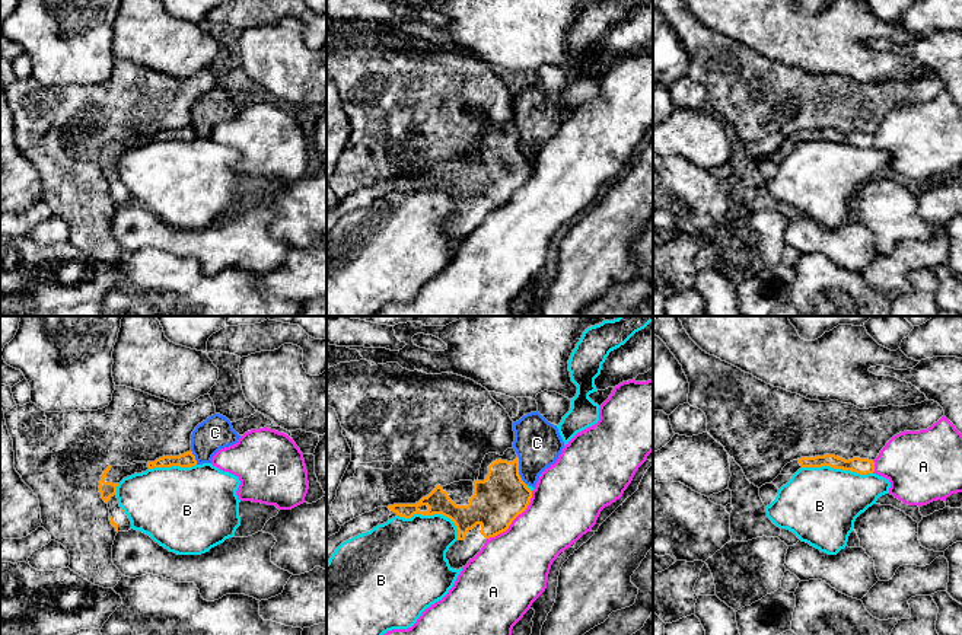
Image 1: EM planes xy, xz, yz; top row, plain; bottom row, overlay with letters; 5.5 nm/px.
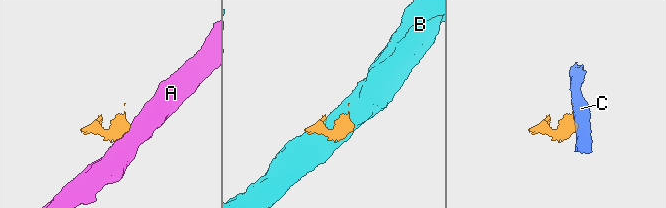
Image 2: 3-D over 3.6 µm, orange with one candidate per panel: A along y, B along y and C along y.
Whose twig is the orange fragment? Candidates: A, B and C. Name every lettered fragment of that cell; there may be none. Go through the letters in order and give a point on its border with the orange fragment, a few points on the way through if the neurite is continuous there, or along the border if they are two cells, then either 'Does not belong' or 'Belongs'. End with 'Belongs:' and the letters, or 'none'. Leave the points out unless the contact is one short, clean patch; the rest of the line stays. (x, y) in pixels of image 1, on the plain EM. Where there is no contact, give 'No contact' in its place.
A: Touches orange at xz (513, 192). Boundary: xz (532, 165), (529, 178), (512, 197), (487, 213). Does not belong
B: Touches orange at xz (433, 187). Does not belong
C: Touches orange at xz (518, 144). Boundary: xz (518, 130), (518, 147), (526, 158). Does not belong
Belongs: none

